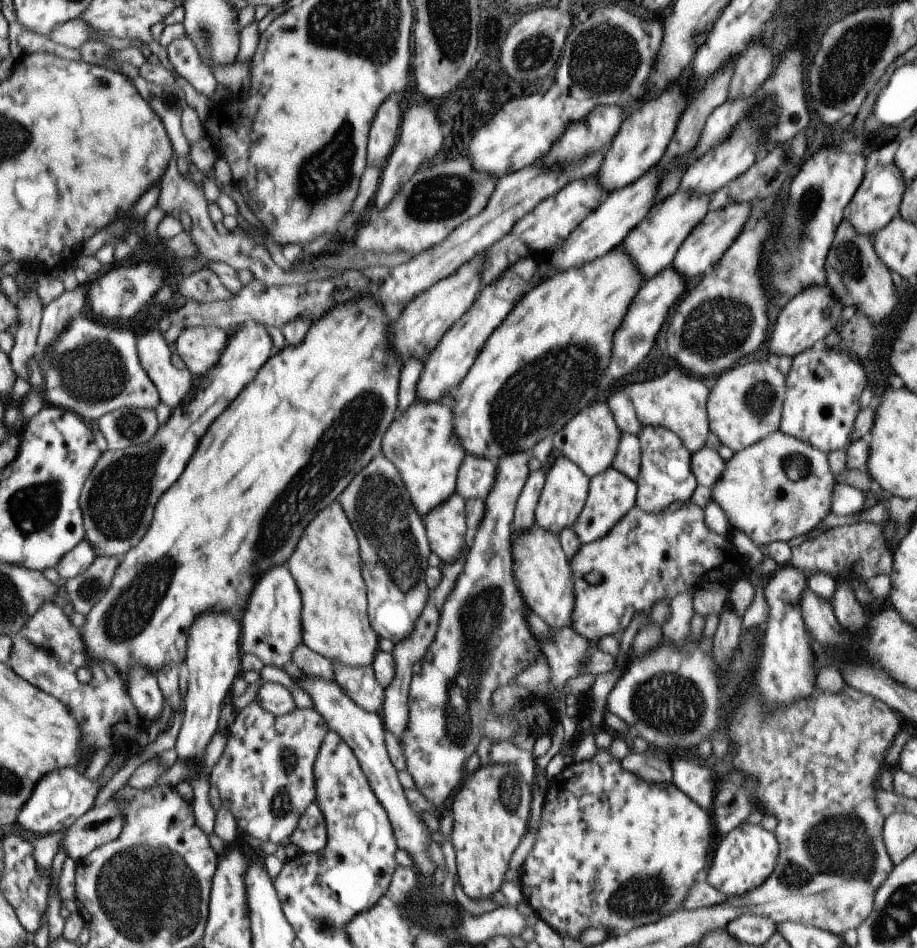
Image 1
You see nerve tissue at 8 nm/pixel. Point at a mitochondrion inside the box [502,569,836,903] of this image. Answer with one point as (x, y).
(673, 707)

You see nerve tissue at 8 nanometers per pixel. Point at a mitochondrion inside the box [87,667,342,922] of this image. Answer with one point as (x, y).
(281, 803)

